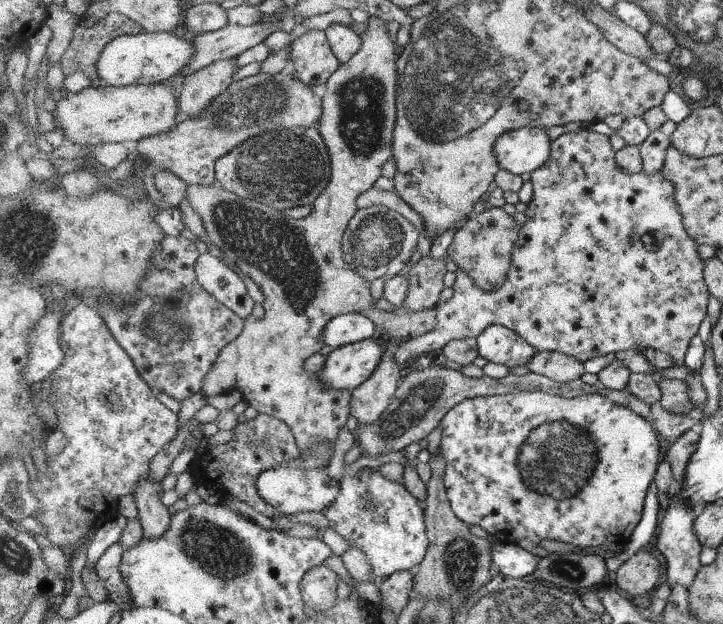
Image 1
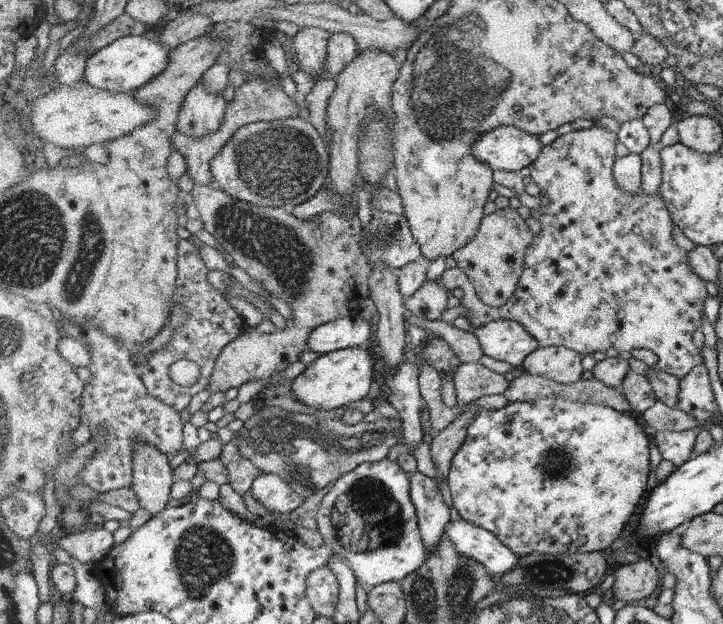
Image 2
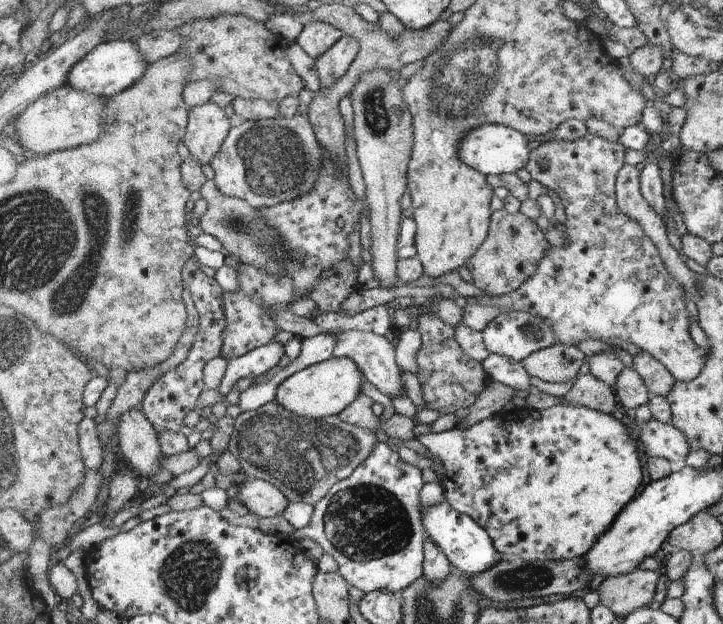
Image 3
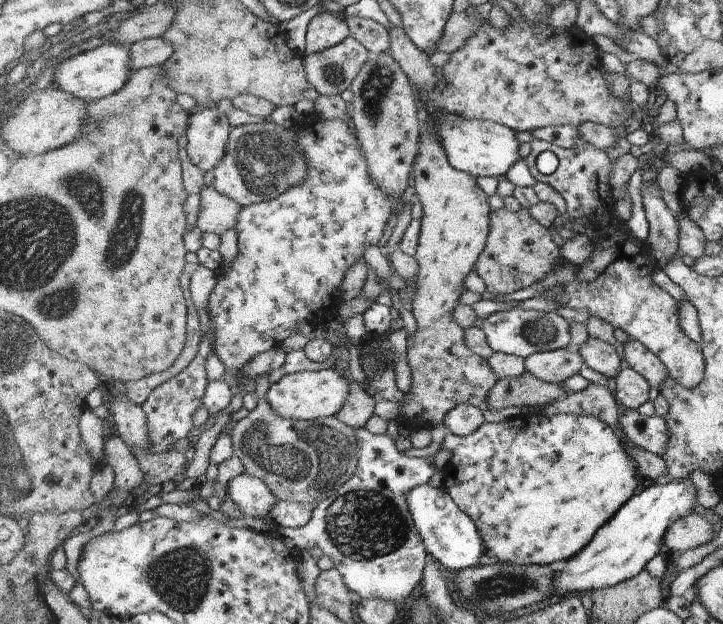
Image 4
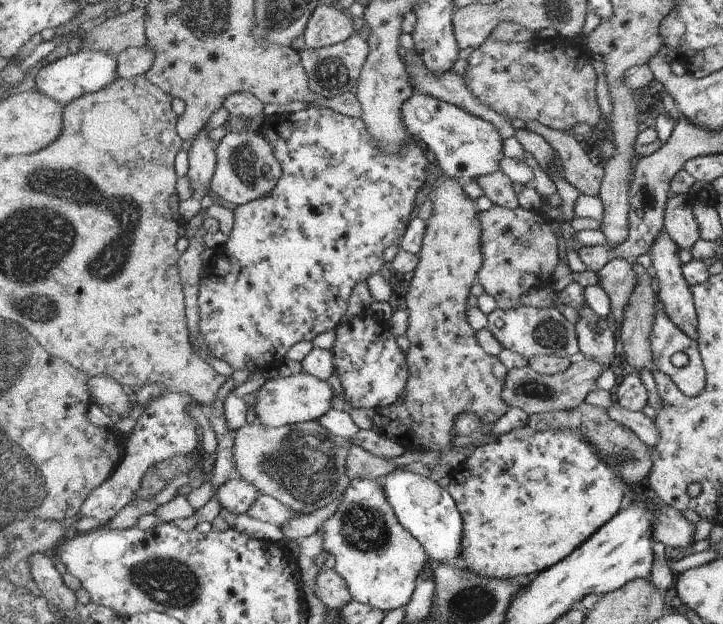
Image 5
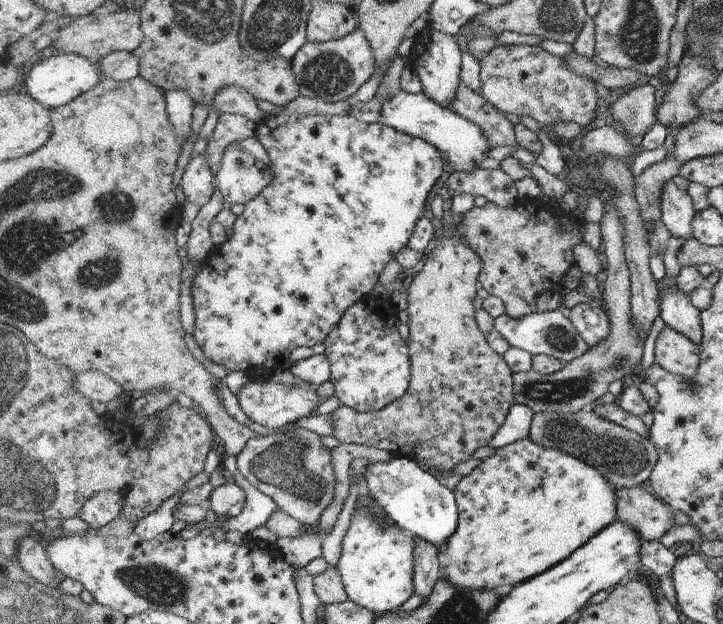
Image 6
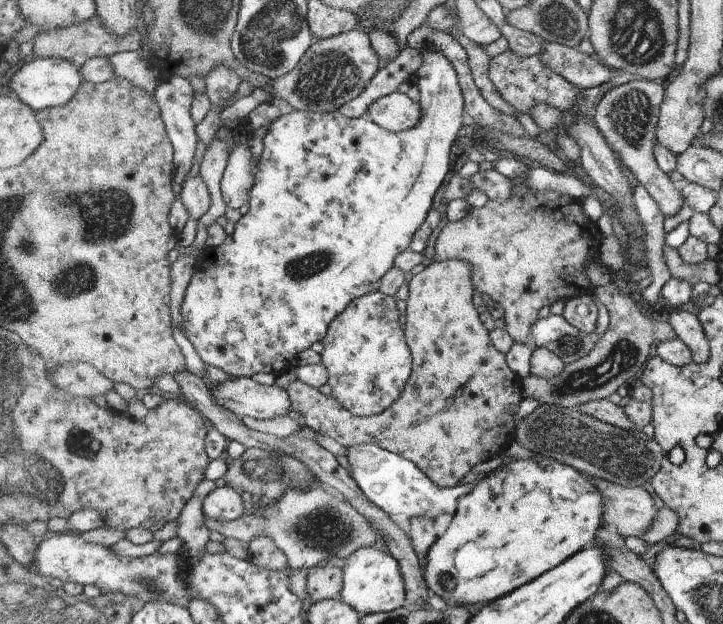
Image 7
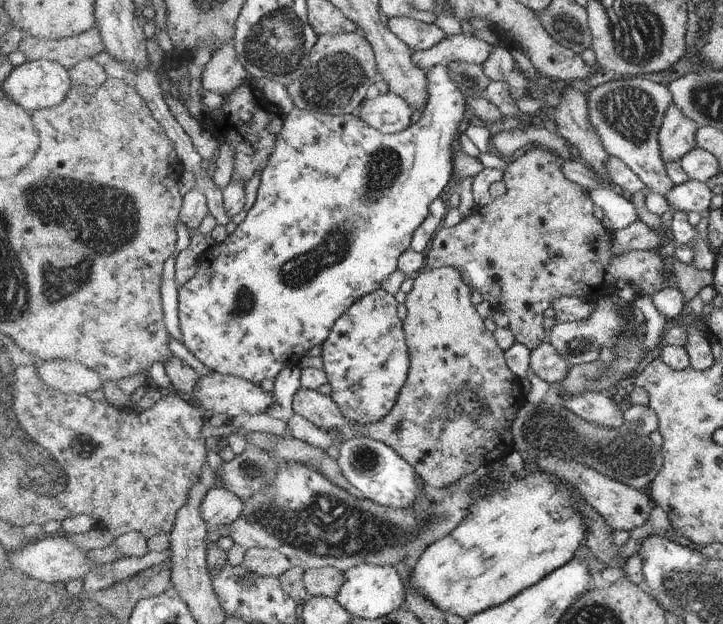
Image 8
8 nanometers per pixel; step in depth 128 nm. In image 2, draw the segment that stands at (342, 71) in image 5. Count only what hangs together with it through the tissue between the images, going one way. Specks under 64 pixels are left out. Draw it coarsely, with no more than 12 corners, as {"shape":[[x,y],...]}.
{"shape":[[330,33],[326,69],[338,75],[359,54],[347,33]]}

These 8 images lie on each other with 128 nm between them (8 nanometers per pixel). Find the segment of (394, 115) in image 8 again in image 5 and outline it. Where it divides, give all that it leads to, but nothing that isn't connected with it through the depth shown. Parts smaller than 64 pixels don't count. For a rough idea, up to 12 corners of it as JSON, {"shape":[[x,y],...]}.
{"shape":[[426,94],[400,112],[446,176],[500,170],[490,122]]}

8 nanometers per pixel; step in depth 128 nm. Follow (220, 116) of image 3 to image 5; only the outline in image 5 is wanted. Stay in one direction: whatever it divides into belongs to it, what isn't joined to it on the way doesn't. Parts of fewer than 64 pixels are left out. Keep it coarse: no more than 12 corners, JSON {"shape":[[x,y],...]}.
{"shape":[[204,128],[188,152],[199,196],[213,190],[220,141]]}

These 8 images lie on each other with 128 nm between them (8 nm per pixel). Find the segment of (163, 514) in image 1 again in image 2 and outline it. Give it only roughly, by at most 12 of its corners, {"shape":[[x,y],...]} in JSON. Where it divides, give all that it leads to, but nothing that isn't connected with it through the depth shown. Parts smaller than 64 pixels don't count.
{"shape":[[136,443],[133,489],[152,517],[167,510],[176,477],[155,445]]}

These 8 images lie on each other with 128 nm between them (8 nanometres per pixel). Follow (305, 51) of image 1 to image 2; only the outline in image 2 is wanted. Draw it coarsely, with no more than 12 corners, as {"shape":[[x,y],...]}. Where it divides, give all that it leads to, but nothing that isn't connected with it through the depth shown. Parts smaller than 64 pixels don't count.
{"shape":[[304,28],[291,44],[299,70],[313,81],[328,76],[330,34]]}

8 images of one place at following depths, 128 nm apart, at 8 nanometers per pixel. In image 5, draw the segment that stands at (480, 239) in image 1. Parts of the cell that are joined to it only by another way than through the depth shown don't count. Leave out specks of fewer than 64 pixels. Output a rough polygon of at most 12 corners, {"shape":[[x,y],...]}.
{"shape":[[480,212],[476,282],[498,309],[520,306],[559,262],[554,219]]}

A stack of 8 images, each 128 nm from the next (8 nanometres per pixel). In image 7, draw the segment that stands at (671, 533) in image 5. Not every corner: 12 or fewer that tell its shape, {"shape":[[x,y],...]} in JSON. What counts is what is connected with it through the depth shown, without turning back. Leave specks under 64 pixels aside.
{"shape":[[604,480],[604,522],[624,539],[656,519],[652,494]]}

